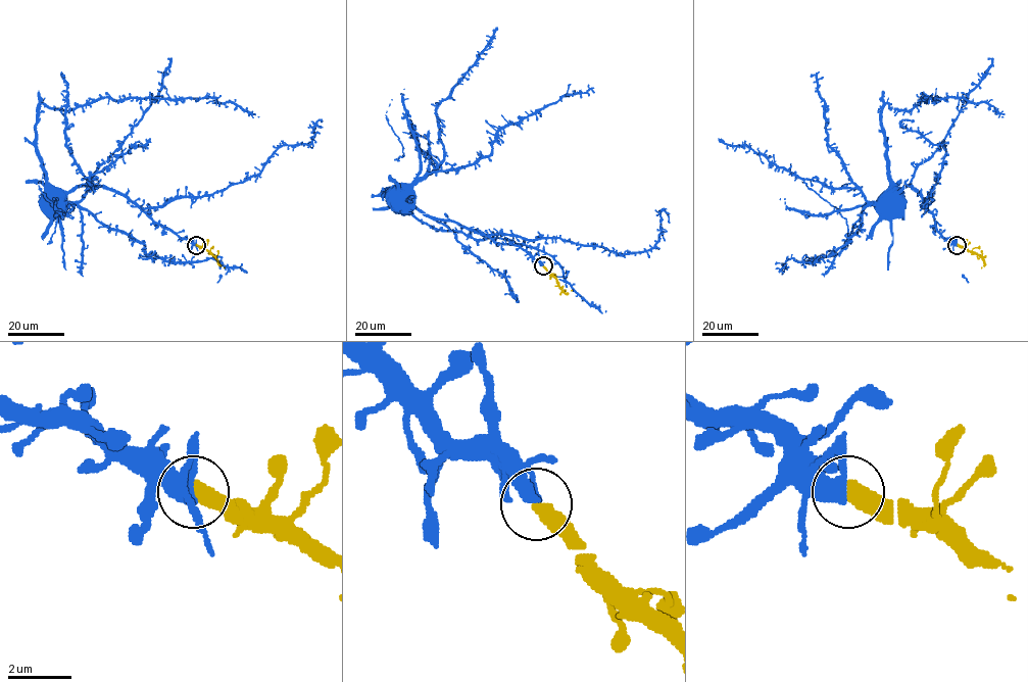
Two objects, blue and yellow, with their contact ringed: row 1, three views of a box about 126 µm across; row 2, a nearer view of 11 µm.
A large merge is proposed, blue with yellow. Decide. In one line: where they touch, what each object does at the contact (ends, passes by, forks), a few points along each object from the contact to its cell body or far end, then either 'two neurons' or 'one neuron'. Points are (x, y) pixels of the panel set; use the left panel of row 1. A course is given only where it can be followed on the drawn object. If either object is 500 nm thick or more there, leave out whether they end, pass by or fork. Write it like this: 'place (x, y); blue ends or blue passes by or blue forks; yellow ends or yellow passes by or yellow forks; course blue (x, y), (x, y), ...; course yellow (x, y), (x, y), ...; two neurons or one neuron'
place (196, 245); blue passes by; yellow ends; course blue (196, 245), (155, 224), (124, 196), (101, 187), (76, 185), (53, 202); course yellow (196, 245), (204, 247), (224, 269); one neuron

